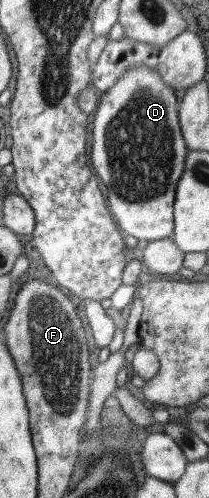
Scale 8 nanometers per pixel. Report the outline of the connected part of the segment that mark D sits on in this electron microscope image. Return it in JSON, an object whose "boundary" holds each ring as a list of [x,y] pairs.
{"boundary":[[[137,64],[137,67],[127,69],[123,76],[119,77],[119,81],[115,83],[115,86],[108,88],[107,92],[103,92],[101,100],[98,101],[97,109],[92,113],[95,118],[93,119],[93,152],[91,152],[92,166],[95,166],[93,170],[99,174],[99,178],[103,178],[102,182],[107,187],[107,202],[109,202],[110,213],[124,235],[129,234],[138,240],[148,240],[148,242],[151,242],[172,237],[174,234],[175,186],[177,186],[177,182],[179,182],[179,178],[183,174],[185,156],[187,156],[189,151],[179,126],[178,106],[175,90],[163,83],[159,72],[143,67],[143,64]]]}

